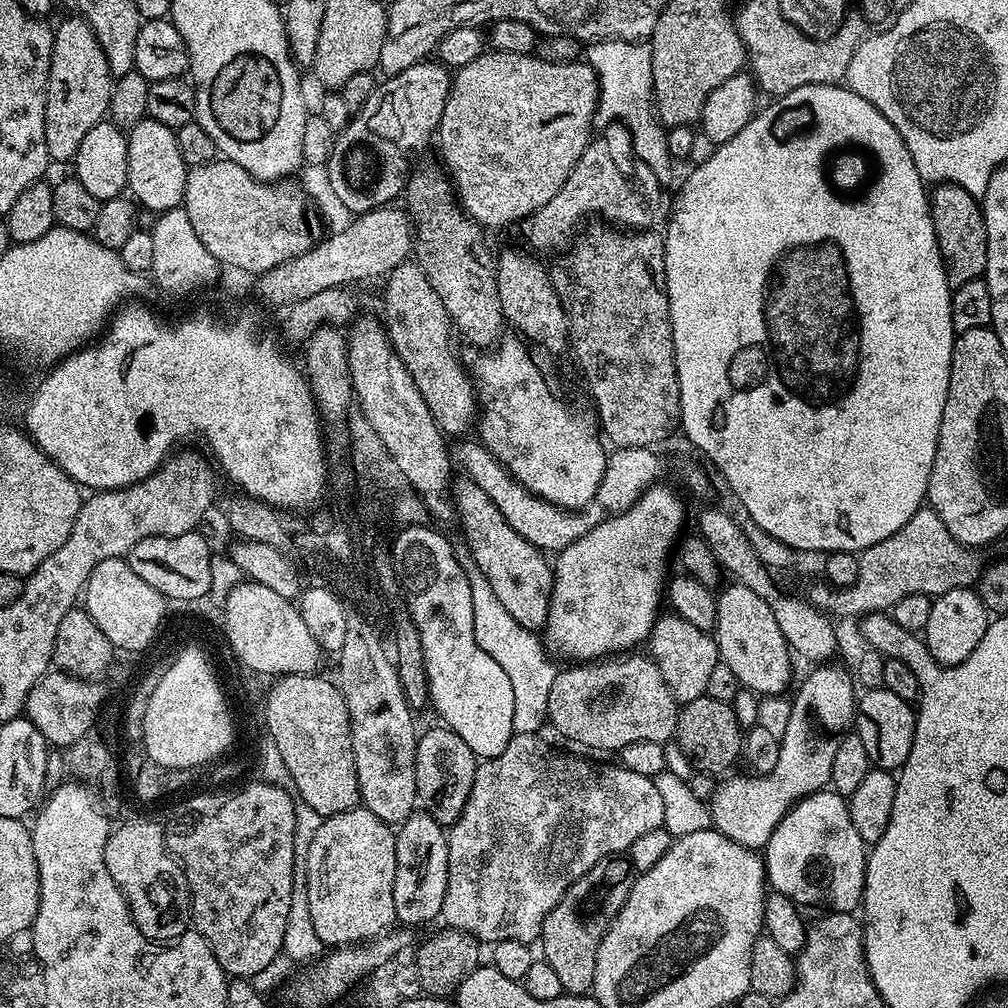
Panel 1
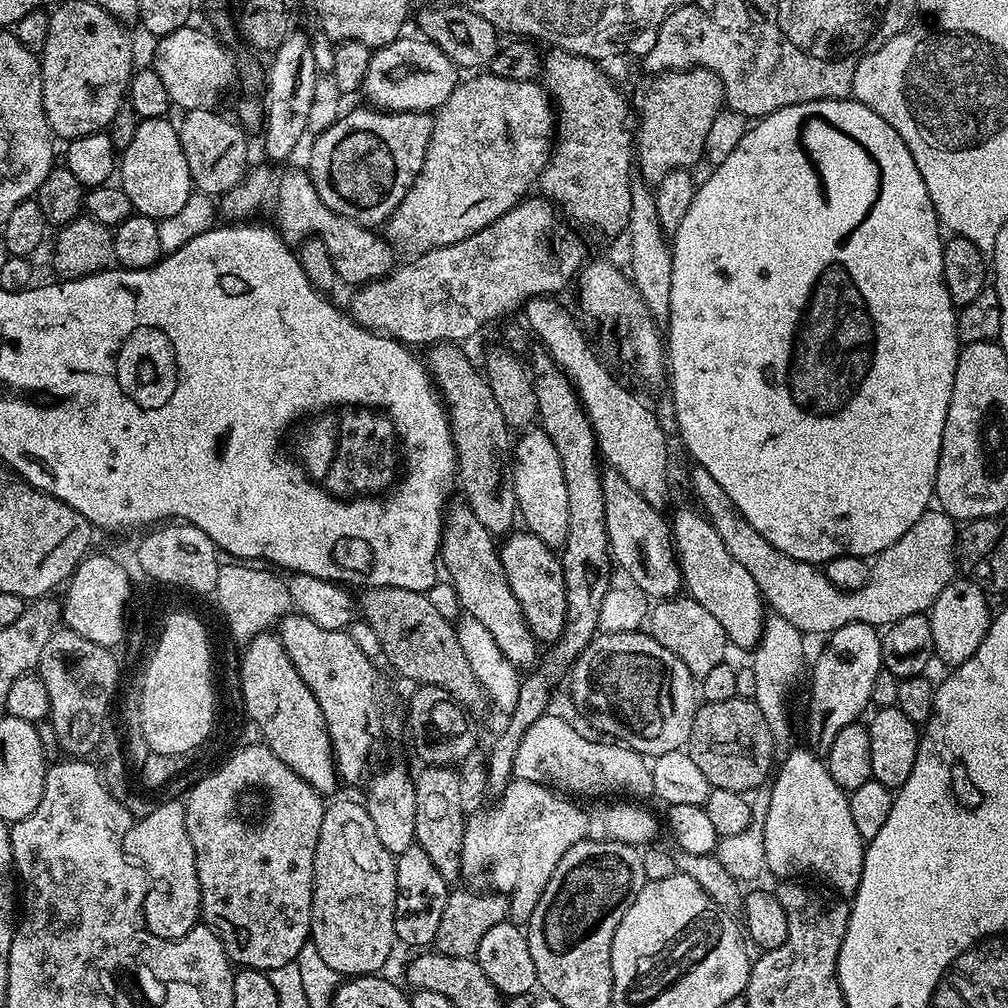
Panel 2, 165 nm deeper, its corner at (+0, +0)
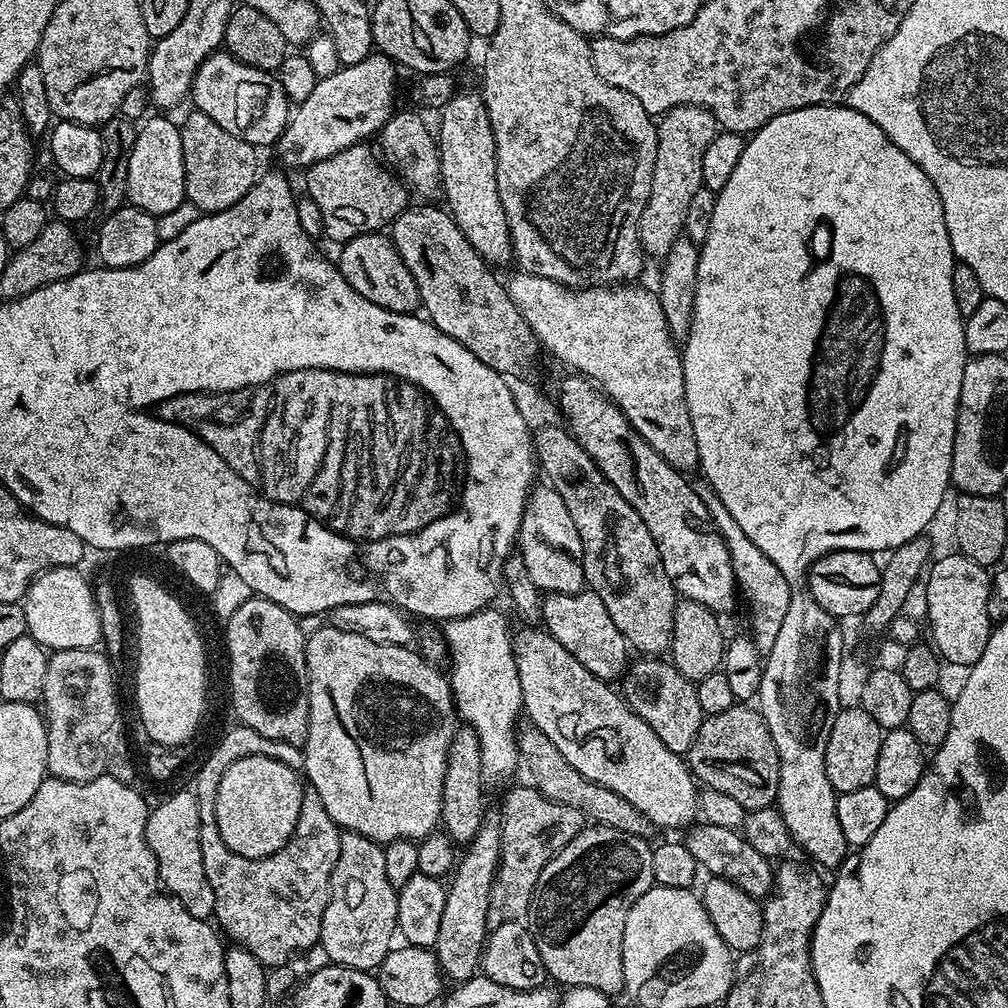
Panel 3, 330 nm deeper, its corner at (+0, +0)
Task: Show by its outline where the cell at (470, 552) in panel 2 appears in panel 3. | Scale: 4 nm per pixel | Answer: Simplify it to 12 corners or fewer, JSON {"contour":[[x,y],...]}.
{"contour":[[540,626],[512,636],[523,715],[657,829],[698,784],[609,681]]}

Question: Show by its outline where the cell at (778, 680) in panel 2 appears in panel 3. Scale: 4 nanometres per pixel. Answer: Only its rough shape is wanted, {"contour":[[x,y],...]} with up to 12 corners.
{"contour":[[707,481],[695,493],[726,542],[752,610],[751,639],[767,652],[790,606],[790,586]]}

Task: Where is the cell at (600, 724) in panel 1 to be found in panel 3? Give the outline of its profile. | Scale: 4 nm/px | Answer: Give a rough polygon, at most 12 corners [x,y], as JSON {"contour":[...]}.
{"contour":[[671,661],[629,663],[625,702],[685,755],[704,717]]}

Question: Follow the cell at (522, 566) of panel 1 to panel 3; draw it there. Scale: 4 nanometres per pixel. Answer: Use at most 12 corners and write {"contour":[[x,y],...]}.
{"contour":[[590,590],[543,597],[543,627],[590,674],[623,677],[630,645]]}

